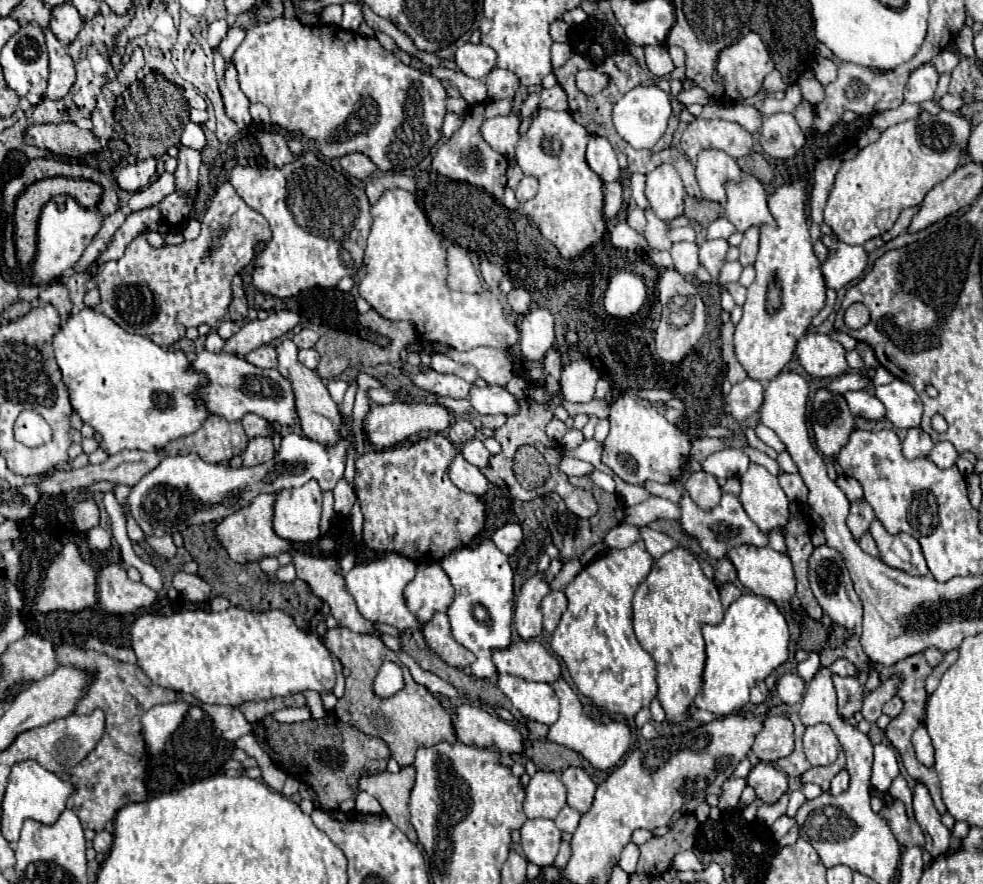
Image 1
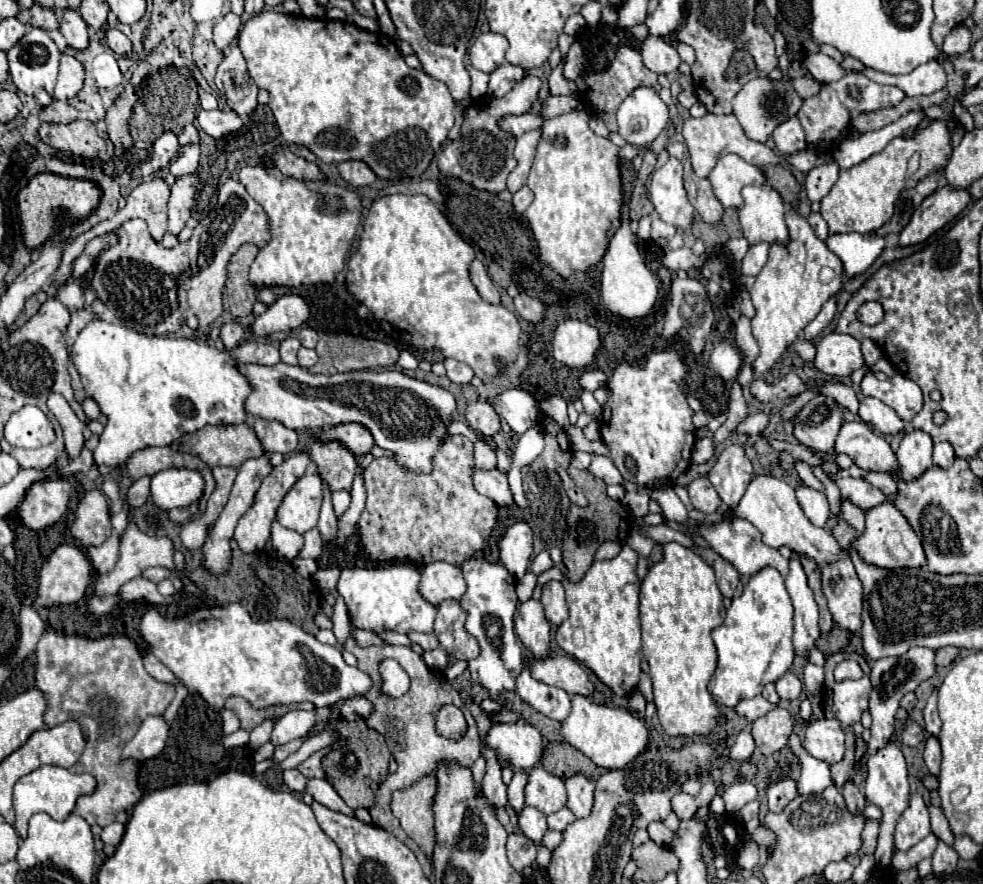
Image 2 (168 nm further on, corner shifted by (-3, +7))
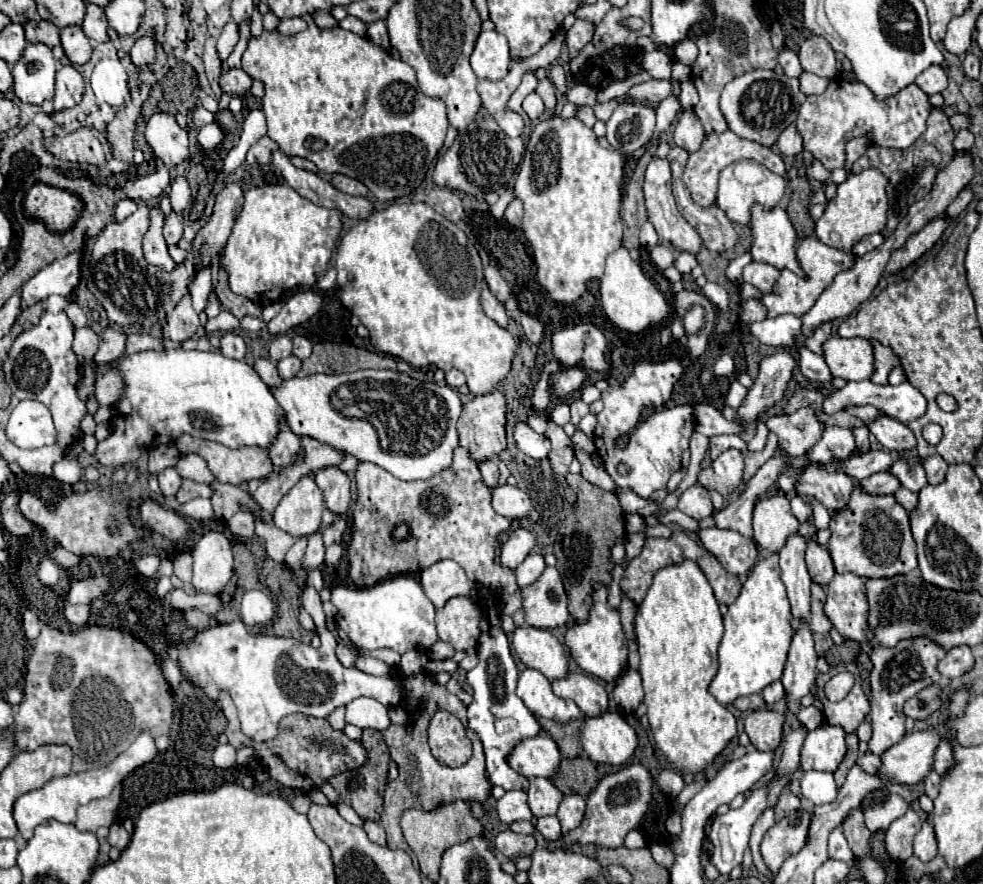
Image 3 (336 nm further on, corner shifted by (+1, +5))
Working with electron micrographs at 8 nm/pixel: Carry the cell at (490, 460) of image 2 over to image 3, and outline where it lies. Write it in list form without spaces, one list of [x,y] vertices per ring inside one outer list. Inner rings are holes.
[[[491,459],[479,463],[479,471],[481,471],[481,477],[483,477],[483,481],[485,481],[487,487],[495,487],[495,485],[497,485],[499,469],[497,469],[497,465],[495,465]]]

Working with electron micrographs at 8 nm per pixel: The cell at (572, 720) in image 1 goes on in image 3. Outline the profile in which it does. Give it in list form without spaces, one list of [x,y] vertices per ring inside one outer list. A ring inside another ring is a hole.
[[[603,713],[601,717],[587,715],[579,741],[591,761],[605,765],[625,765],[639,745],[637,731],[619,713]]]

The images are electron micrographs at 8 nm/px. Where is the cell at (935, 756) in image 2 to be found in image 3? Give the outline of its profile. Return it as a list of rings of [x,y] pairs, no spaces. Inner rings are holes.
[[[931,769],[931,775],[925,777],[925,793],[927,793],[931,799],[935,799],[935,797],[939,795],[939,781],[941,781],[939,773],[937,773],[935,769]]]

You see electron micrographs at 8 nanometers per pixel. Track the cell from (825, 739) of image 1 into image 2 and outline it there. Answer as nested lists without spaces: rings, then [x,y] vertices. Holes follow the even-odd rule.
[[[819,719],[807,727],[803,747],[809,755],[829,765],[843,759],[845,753],[845,733],[841,723],[835,719]]]

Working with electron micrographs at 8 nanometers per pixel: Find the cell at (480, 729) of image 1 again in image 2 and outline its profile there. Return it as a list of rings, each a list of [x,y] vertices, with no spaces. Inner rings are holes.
[[[529,723],[519,725],[495,725],[487,735],[487,745],[495,749],[499,761],[511,765],[513,769],[535,767],[543,753],[543,735]]]

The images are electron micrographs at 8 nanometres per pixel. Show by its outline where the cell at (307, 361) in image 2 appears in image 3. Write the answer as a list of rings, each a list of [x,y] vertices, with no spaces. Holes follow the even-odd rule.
[[[289,355],[287,359],[281,359],[281,361],[277,363],[277,371],[279,371],[279,375],[281,375],[283,379],[287,379],[287,377],[295,377],[297,371],[301,369],[301,365],[303,365],[303,361],[301,361],[299,357]]]

